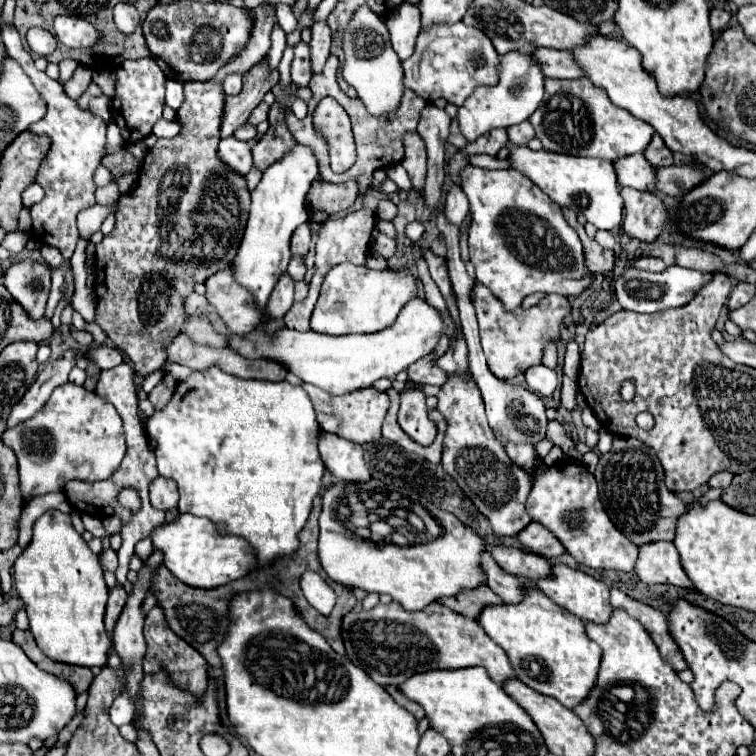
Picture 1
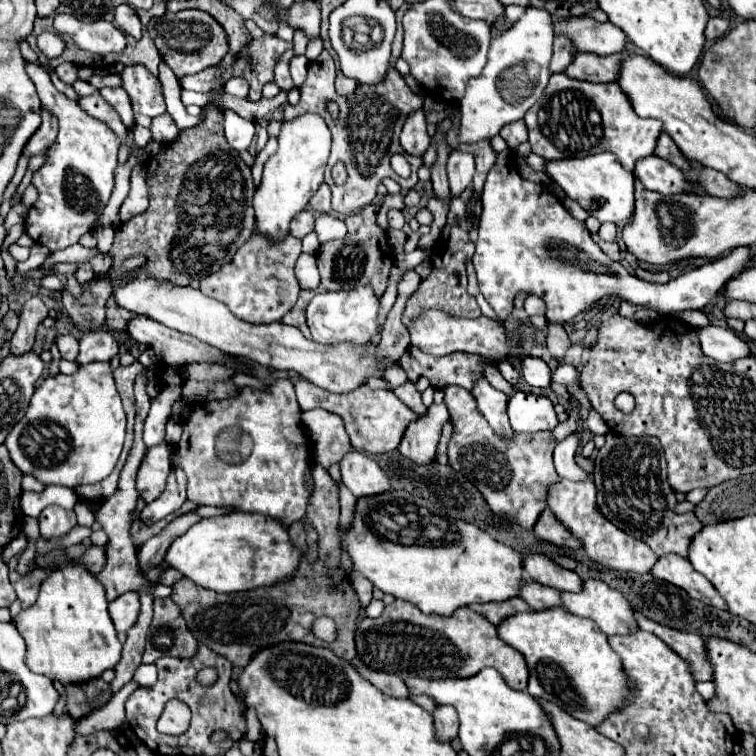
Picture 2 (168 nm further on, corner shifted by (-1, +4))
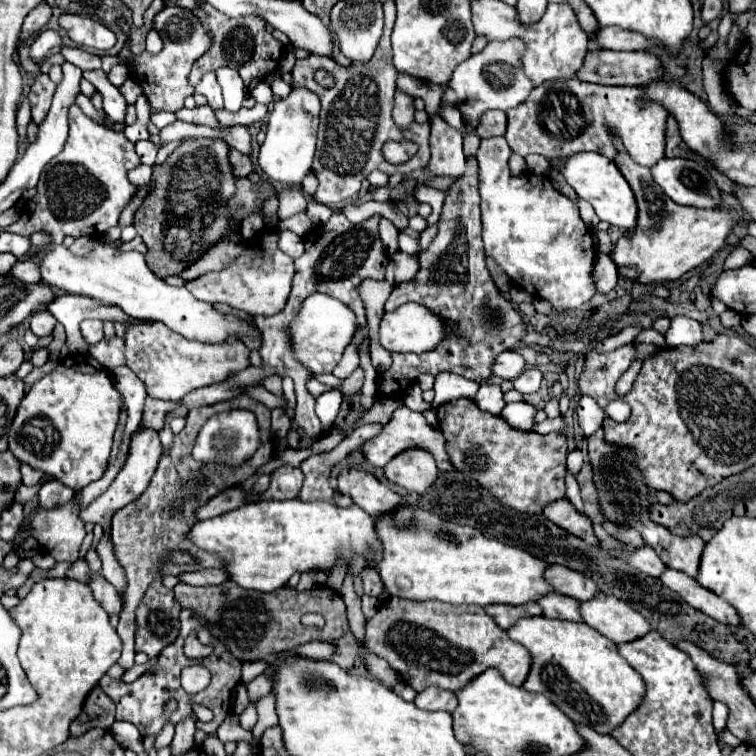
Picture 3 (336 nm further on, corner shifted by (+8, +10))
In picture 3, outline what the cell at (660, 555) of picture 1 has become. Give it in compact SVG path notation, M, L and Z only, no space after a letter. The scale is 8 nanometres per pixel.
M668 568L662 574L662 584L668 586L670 590L678 592L692 608L704 612L706 616L718 620L720 624L728 624L728 626L742 626L740 616L736 612L736 608L732 604L728 604L724 598L716 596L714 592L702 588L694 578L676 572L672 568Z

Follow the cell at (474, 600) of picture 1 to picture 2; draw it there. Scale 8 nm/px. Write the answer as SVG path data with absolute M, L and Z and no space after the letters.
M509 598L505 602L485 602L485 604L471 604L467 606L475 612L479 612L483 618L487 618L491 624L499 624L503 618L515 614L515 612L529 612L531 608L521 598Z

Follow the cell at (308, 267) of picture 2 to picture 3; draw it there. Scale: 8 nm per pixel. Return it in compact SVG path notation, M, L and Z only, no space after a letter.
M280 230L278 232L278 244L280 244L280 250L284 252L284 254L288 254L288 256L292 256L292 258L298 258L298 256L302 256L302 252L304 252L304 240L300 238L300 236L296 236L294 232L290 232L290 230Z

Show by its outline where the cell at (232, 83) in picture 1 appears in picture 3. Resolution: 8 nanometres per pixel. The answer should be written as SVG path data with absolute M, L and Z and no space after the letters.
M218 68L216 76L218 76L218 84L222 86L224 108L228 112L238 112L240 106L242 106L242 100L244 100L242 78L232 68Z

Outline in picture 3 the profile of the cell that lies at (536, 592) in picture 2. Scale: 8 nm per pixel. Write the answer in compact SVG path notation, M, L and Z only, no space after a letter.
M558 592L546 594L538 602L546 614L546 618L558 618L558 620L572 620L572 622L582 622L578 602L574 598L568 598Z

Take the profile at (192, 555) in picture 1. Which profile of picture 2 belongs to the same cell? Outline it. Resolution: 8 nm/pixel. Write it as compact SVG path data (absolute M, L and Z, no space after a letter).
M231 512L195 522L185 534L173 540L165 554L169 568L179 570L191 582L213 592L273 586L275 582L293 576L299 558L301 552L291 546L287 528L283 528L283 524L261 514L245 512Z

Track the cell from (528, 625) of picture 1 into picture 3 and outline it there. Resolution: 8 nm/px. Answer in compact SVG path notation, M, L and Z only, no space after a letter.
M542 616L522 618L508 630L508 636L532 654L532 670L524 688L548 696L576 724L590 726L600 734L612 734L646 696L642 676L620 656L618 646L588 624Z

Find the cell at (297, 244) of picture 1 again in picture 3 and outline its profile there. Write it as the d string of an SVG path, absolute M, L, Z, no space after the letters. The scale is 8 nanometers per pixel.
M284 188L278 192L278 200L280 200L280 208L278 208L278 216L284 220L292 214L300 214L306 212L306 196L298 190L298 188Z

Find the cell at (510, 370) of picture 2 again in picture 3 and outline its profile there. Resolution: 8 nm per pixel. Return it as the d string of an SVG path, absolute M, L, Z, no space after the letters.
M530 368L530 370L524 370L518 378L513 381L514 388L520 392L520 394L532 394L540 388L540 382L542 382L542 372L536 370L536 368Z

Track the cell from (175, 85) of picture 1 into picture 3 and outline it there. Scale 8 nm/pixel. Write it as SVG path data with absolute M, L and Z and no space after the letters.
M206 72L202 76L202 80L196 86L198 94L204 94L208 98L208 104L218 110L222 108L222 92L220 92L220 84L216 82L216 74L214 72Z

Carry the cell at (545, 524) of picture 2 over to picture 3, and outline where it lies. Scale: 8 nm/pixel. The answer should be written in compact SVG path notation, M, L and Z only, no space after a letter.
M568 498L558 500L558 502L554 502L554 504L548 504L548 506L544 508L544 516L546 516L548 520L552 520L554 524L558 524L560 528L568 530L570 534L582 538L584 542L588 542L588 544L592 544L592 546L598 544L598 538L596 538L596 534L594 534L594 528L592 528L590 518L588 518L586 514L580 514L580 512L570 504Z

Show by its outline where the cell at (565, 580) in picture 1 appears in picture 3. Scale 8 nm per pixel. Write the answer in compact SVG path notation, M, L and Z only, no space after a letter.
M602 592L590 602L580 602L580 612L588 626L596 628L602 636L616 644L634 642L652 630L640 612L630 608L626 602Z

